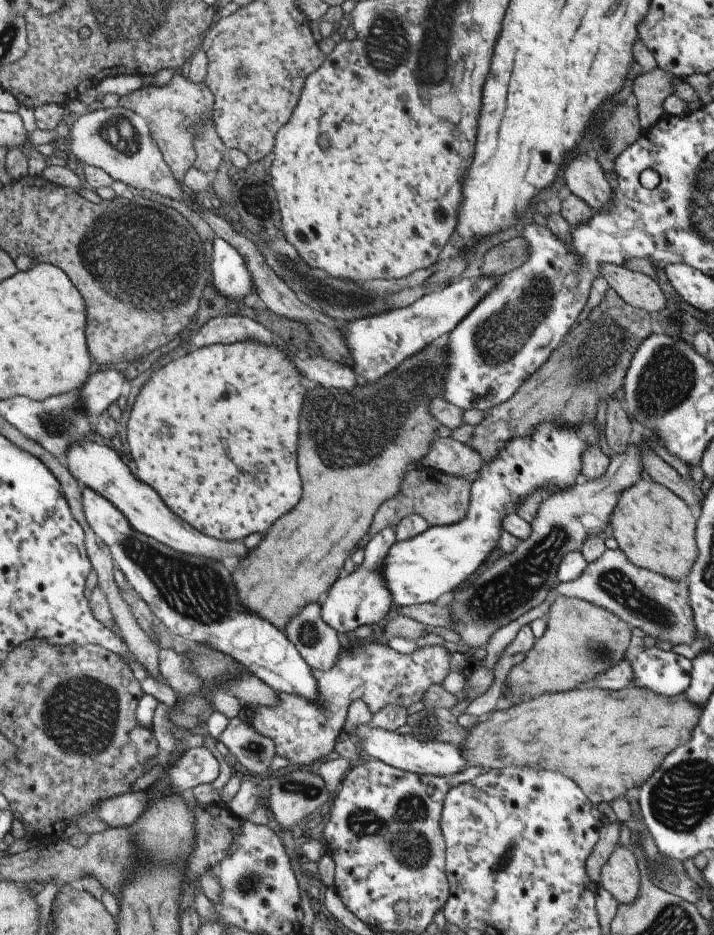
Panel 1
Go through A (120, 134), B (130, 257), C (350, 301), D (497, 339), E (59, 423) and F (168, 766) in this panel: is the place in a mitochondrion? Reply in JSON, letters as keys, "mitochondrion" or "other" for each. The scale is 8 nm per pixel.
{"A":"mitochondrion","B":"mitochondrion","C":"mitochondrion","D":"mitochondrion","E":"mitochondrion","F":"other"}

